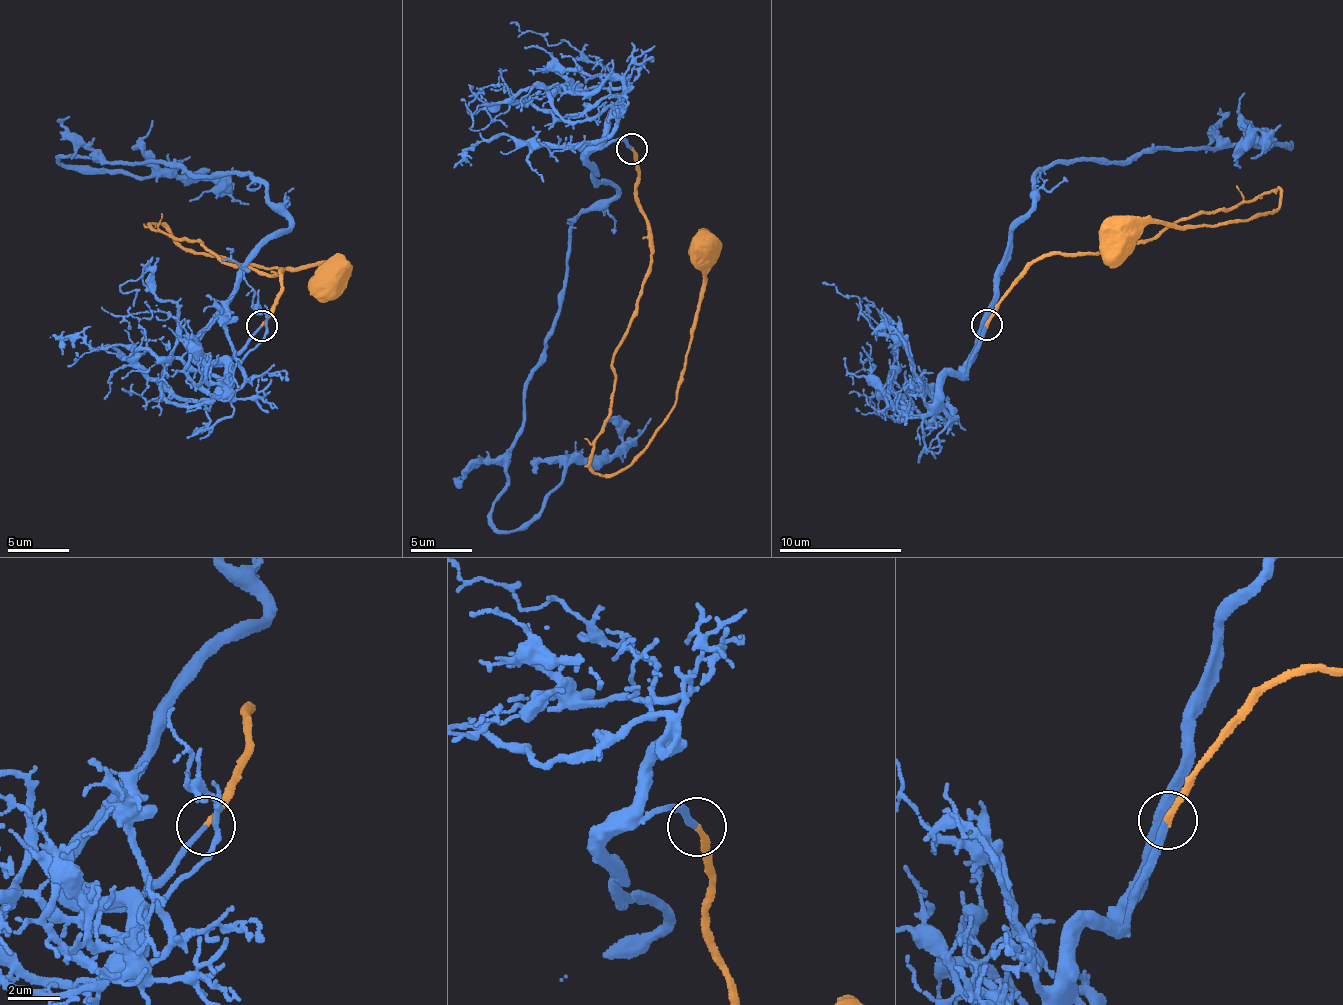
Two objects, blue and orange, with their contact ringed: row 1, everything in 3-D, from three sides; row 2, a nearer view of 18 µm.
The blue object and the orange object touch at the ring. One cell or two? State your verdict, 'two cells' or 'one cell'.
one cell

